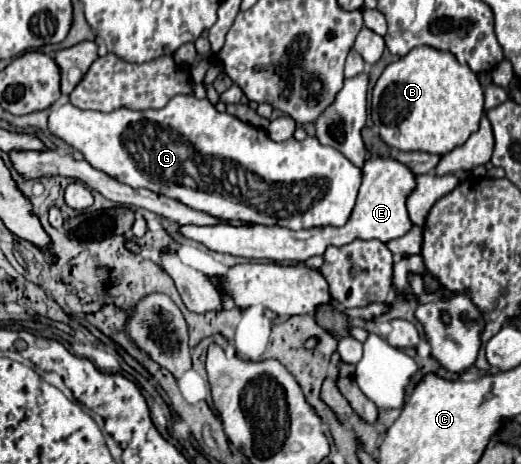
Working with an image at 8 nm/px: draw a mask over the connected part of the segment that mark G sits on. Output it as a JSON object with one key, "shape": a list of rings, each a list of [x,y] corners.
{"shape":[[[176,95],[172,97],[166,107],[162,109],[144,109],[144,111],[132,111],[132,109],[116,109],[112,113],[100,113],[100,111],[82,111],[78,107],[72,107],[72,103],[56,103],[50,109],[50,117],[48,117],[48,127],[50,133],[60,137],[62,141],[66,141],[68,145],[72,145],[72,149],[80,151],[84,155],[84,159],[96,167],[98,171],[110,175],[112,179],[130,185],[130,187],[144,187],[150,189],[154,193],[166,195],[170,199],[176,199],[192,209],[210,213],[214,217],[220,219],[242,219],[242,221],[250,221],[250,223],[258,223],[258,225],[280,225],[280,227],[288,227],[288,229],[308,229],[308,227],[320,227],[320,225],[336,225],[342,227],[350,215],[352,209],[356,205],[356,197],[358,197],[358,189],[362,183],[362,169],[356,167],[354,163],[350,163],[348,159],[344,159],[344,155],[340,155],[340,151],[336,151],[334,147],[326,147],[320,145],[320,141],[316,137],[306,137],[304,141],[296,141],[294,137],[290,137],[288,141],[272,141],[268,137],[268,133],[264,129],[258,129],[250,123],[240,121],[238,117],[230,115],[230,113],[220,113],[216,111],[216,107],[208,101],[208,99],[198,99],[194,95]]]}

